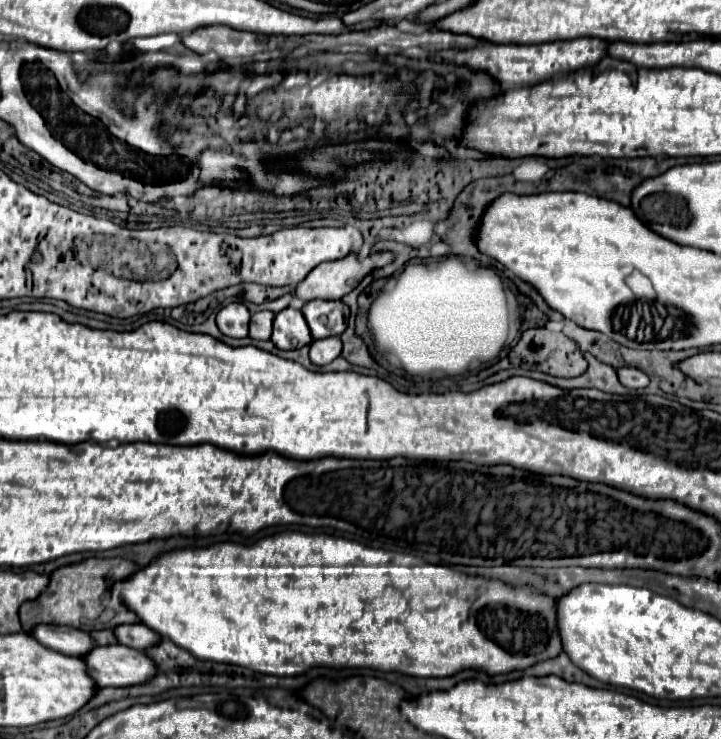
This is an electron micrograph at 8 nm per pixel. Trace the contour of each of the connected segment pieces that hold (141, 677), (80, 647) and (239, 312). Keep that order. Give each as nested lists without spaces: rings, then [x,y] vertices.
[[[97,645],[81,657],[89,677],[99,687],[139,685],[153,673],[153,661],[143,651],[127,649],[125,645]]]
[[[35,625],[35,627],[37,629],[31,629],[29,633],[35,641],[41,641],[41,645],[49,645],[49,649],[61,651],[65,655],[81,657],[85,649],[91,649],[95,645],[87,631],[61,625]]]
[[[235,301],[217,313],[217,327],[227,337],[247,337],[249,319],[251,319],[249,309],[243,303]]]

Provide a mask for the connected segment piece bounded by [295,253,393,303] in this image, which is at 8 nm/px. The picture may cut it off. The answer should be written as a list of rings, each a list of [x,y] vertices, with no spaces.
[[[377,253],[367,259],[357,259],[357,255],[347,255],[341,261],[329,261],[317,265],[295,289],[295,297],[303,303],[313,299],[341,299],[357,287],[357,283],[375,267],[383,267],[393,261],[391,253]]]

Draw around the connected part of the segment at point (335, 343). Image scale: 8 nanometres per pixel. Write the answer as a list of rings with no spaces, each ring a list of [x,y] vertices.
[[[327,337],[321,341],[313,341],[311,353],[309,353],[309,357],[315,365],[329,365],[339,355],[341,355],[341,339],[339,337]]]

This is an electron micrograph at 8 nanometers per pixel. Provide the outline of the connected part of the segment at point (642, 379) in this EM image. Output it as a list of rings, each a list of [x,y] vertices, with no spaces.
[[[633,367],[617,369],[617,377],[619,377],[621,385],[625,385],[629,389],[639,389],[639,387],[647,387],[649,385],[649,377],[645,373],[641,373],[639,369],[633,369]]]

